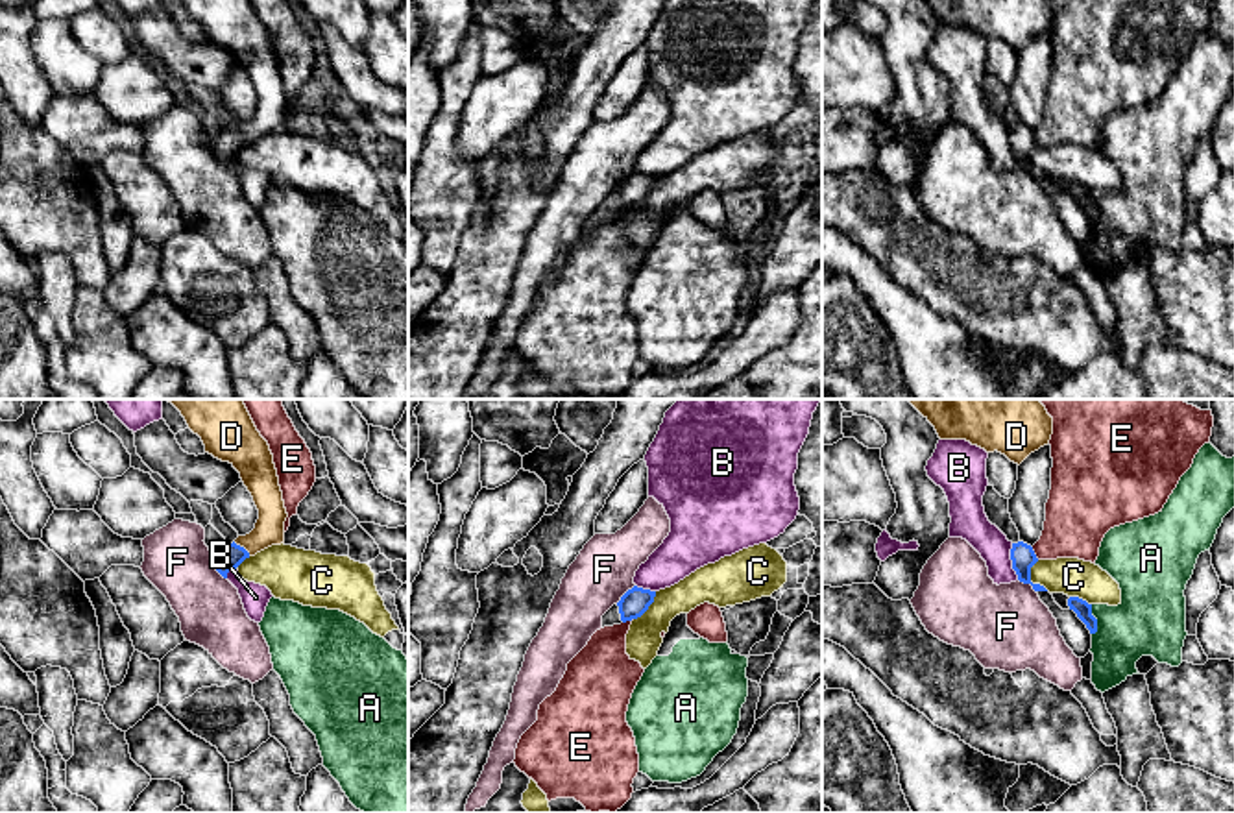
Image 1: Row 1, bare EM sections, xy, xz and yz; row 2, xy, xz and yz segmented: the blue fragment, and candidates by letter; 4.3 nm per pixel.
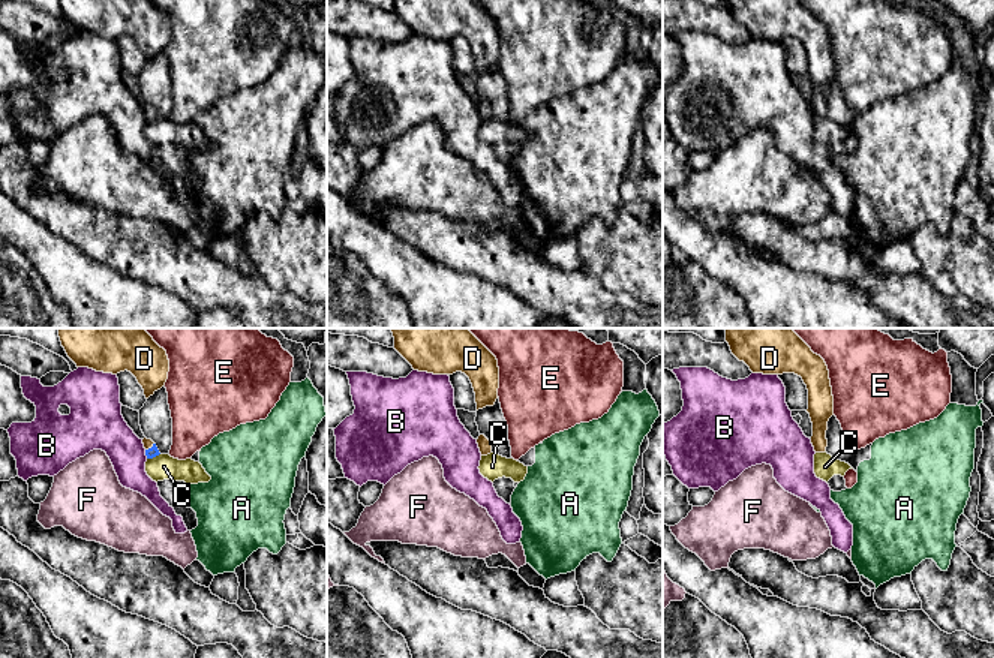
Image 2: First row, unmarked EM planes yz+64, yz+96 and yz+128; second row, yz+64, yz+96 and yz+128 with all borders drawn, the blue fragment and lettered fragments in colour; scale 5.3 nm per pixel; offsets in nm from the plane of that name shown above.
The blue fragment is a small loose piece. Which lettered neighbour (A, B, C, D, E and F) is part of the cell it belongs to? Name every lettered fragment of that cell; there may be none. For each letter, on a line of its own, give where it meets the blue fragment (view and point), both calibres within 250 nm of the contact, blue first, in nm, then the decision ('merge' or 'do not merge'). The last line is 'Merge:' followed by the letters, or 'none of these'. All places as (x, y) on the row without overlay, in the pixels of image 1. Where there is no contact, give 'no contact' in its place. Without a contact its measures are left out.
A: contact yz (1096, 206); calibres 70 and 300 nm; do not merge
B: contact yz (1013, 148); calibres 110 and 150 nm; do not merge
C: contact yz (1029, 165); calibres 110 and 170 nm; do not merge
D: contact xy (242, 133); calibres 120 and 130 nm; merge
E: contact yz (1033, 139); calibres 110 and 280 nm; do not merge
F: contact xy (215, 152); calibres 120 and 280 nm; do not merge
Merge: D

